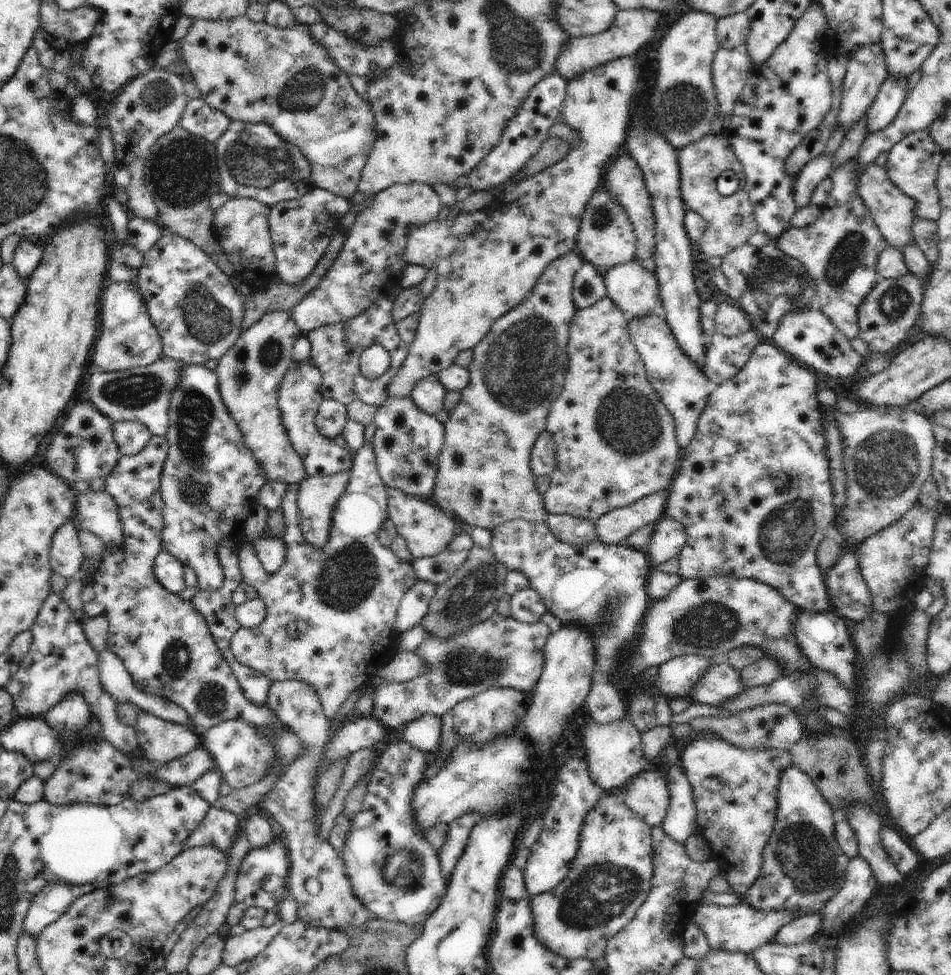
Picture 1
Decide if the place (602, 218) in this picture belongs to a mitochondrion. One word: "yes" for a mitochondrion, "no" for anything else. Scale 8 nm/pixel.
yes

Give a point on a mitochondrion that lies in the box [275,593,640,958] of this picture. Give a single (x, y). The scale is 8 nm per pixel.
(402, 870)

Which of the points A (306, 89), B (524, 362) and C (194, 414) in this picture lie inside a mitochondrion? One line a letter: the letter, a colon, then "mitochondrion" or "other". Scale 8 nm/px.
A: mitochondrion
B: mitochondrion
C: mitochondrion

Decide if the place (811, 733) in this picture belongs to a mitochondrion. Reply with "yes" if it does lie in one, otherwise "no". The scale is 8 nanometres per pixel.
no

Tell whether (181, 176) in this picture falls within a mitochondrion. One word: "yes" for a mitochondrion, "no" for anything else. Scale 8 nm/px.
yes

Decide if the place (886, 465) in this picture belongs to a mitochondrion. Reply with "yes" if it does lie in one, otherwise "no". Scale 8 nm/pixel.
yes

